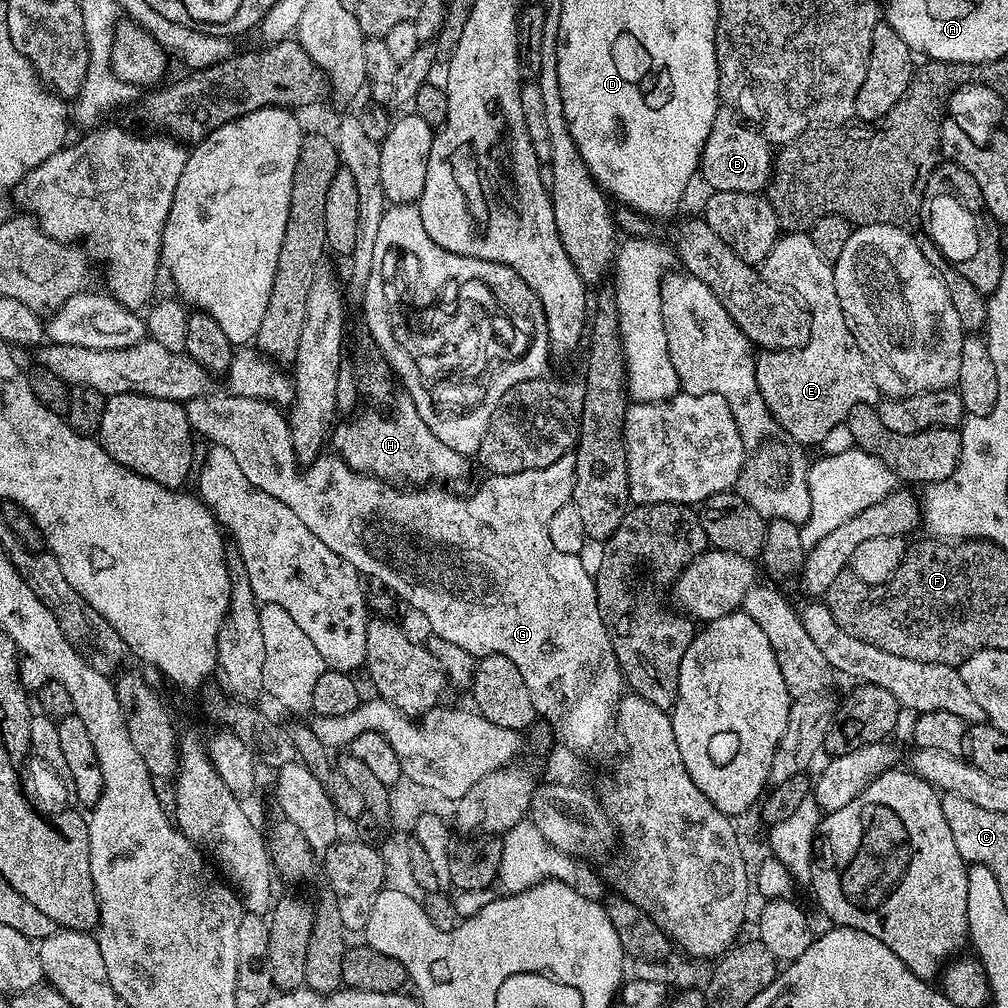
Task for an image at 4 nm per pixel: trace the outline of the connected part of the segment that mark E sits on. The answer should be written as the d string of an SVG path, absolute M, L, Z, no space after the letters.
M807 231L790 232L781 235L759 265L760 279L768 284L777 284L791 290L801 304L808 309L812 320L810 338L800 348L787 350L764 350L756 356L756 381L758 390L772 411L772 416L784 427L786 434L805 446L819 446L829 430L847 421L850 410L859 404L875 405L881 399L880 387L874 382L872 364L858 346L846 318L842 314L842 302L838 302L838 290L834 286L833 261L827 260L814 246Z

